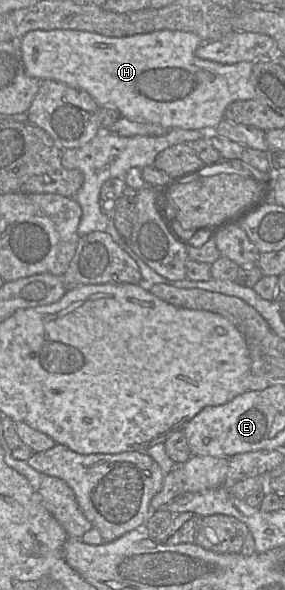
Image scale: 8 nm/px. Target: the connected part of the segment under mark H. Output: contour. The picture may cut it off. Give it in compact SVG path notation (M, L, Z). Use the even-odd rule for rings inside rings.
M56 29L51 31L34 30L25 34L20 40L23 63L28 76L39 80L52 79L68 86L86 91L100 107L112 107L119 111L122 117L133 122L152 123L166 129L181 128L215 132L216 126L223 120L226 107L235 101L247 101L255 98L255 88L251 83L252 62L239 62L235 64L221 64L204 60L196 56L195 51L202 44L200 37L193 32L160 30L145 34L136 34L125 37L106 37L97 33Z

